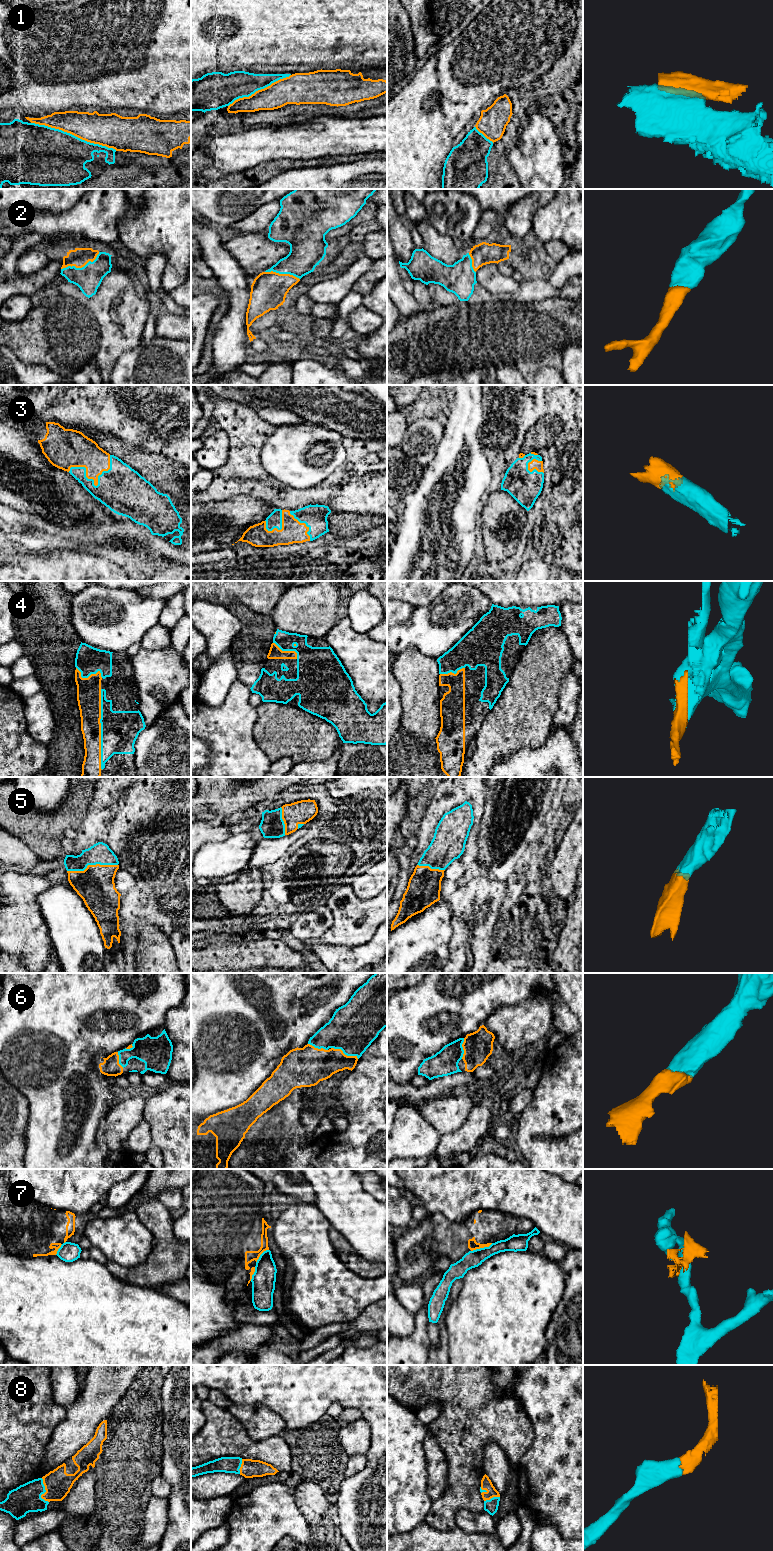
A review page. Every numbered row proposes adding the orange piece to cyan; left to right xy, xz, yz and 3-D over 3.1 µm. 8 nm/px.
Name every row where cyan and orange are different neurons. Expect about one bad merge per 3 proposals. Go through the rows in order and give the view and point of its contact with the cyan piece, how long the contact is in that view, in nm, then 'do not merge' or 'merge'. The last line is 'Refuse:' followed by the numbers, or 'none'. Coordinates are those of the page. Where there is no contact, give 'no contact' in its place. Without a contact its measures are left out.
1: contact xy (73, 135); length 700 nm; do not merge
2: contact xy (82, 267); length 340 nm; merge
3: contact xy (93, 483); length 360 nm; merge
4: contact xy (101, 729); length 650 nm; merge
5: contact xy (92, 864); length 420 nm; merge
6: contact xz (345, 1054); length 240 nm; merge
7: contact yz (481, 1248); length 190 nm; do not merge
8: contact xy (45, 1491); length 200 nm; merge
Refuse: 1, 7

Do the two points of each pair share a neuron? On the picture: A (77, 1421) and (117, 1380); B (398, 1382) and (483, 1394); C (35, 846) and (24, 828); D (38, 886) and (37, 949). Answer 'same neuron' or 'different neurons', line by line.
A: same neuron
B: same neuron
C: same neuron
D: same neuron

